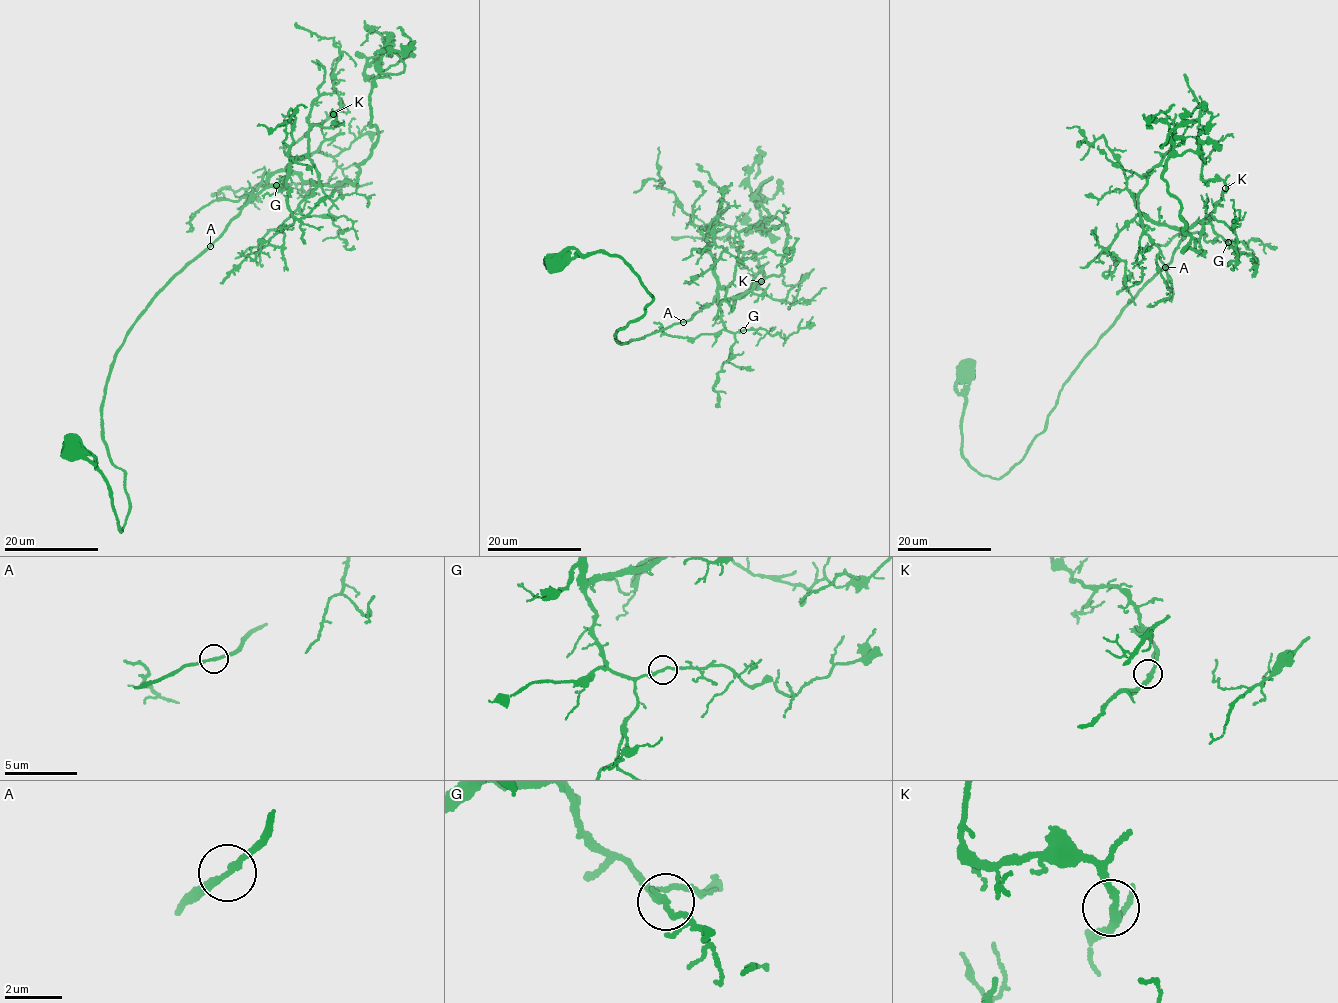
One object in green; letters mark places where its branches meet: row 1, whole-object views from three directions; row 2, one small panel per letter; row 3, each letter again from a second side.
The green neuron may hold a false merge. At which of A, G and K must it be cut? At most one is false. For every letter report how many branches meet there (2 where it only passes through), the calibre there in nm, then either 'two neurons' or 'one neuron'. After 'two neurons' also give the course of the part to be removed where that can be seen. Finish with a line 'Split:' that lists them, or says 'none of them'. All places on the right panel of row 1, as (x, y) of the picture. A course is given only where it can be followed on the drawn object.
A: 2 | 180 nm | one neuron
G: 2 | 190 nm | one neuron
K: 2 | 260 nm | one neuron
Split: none of them

